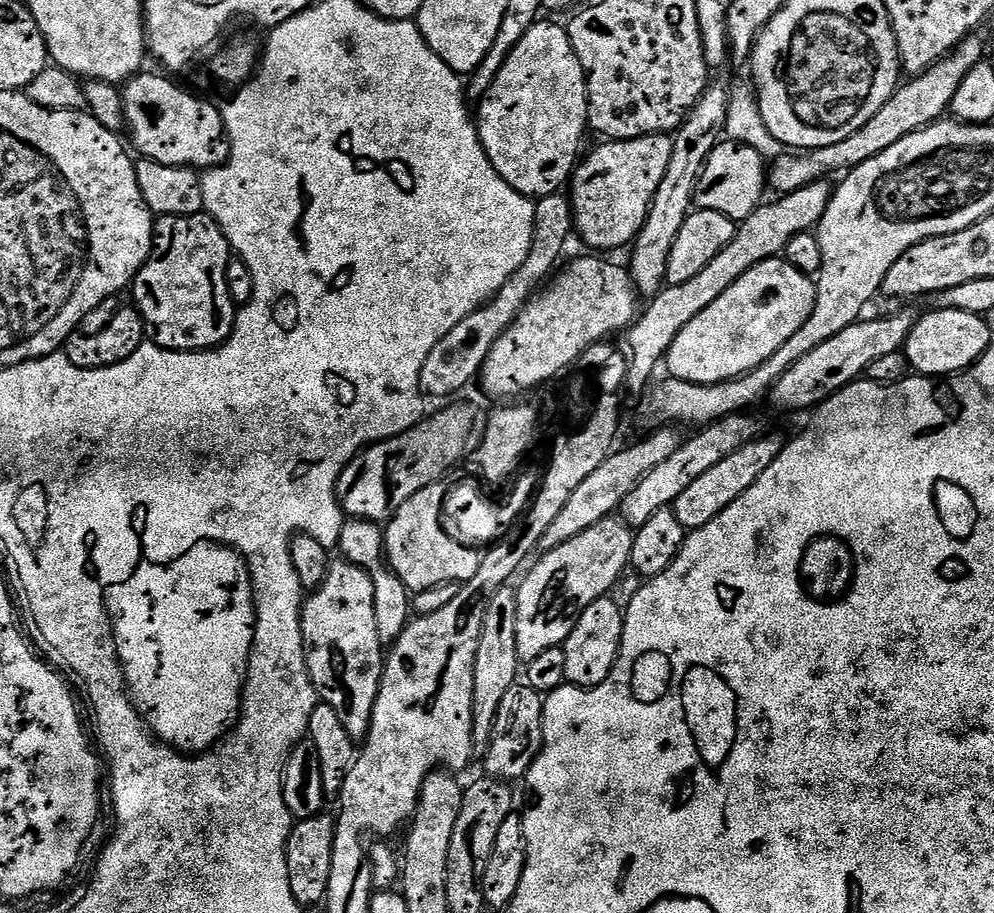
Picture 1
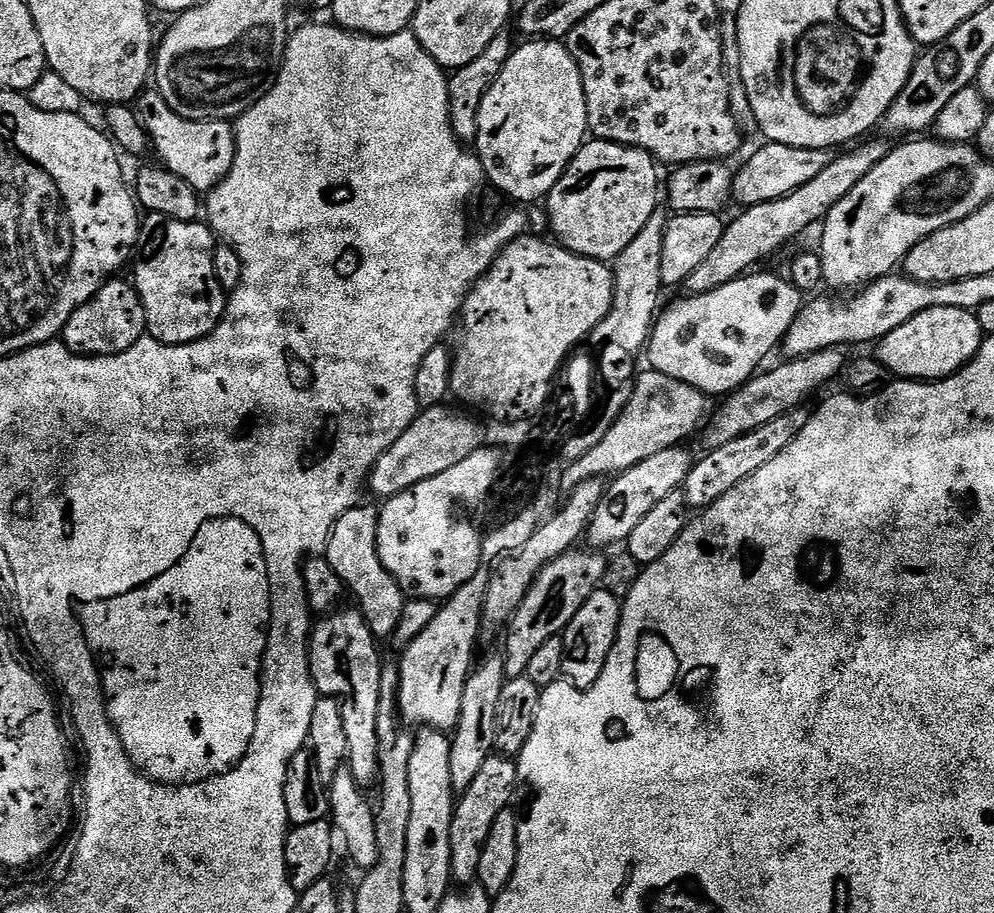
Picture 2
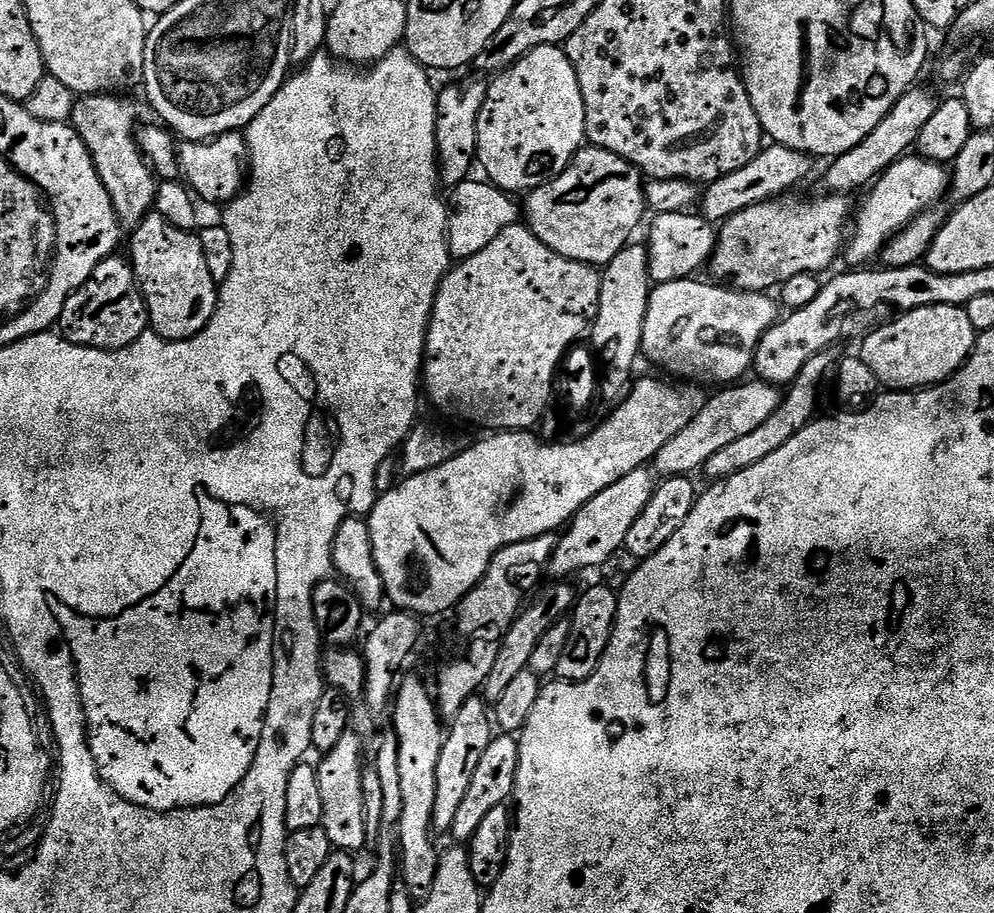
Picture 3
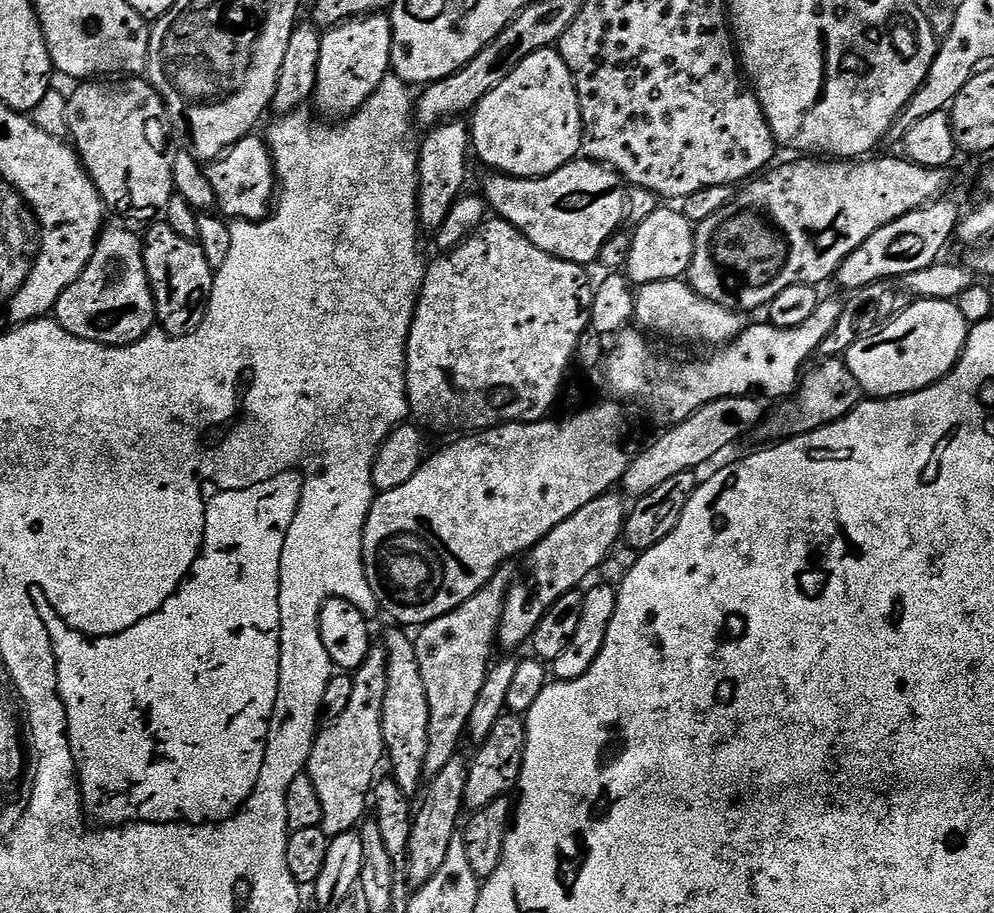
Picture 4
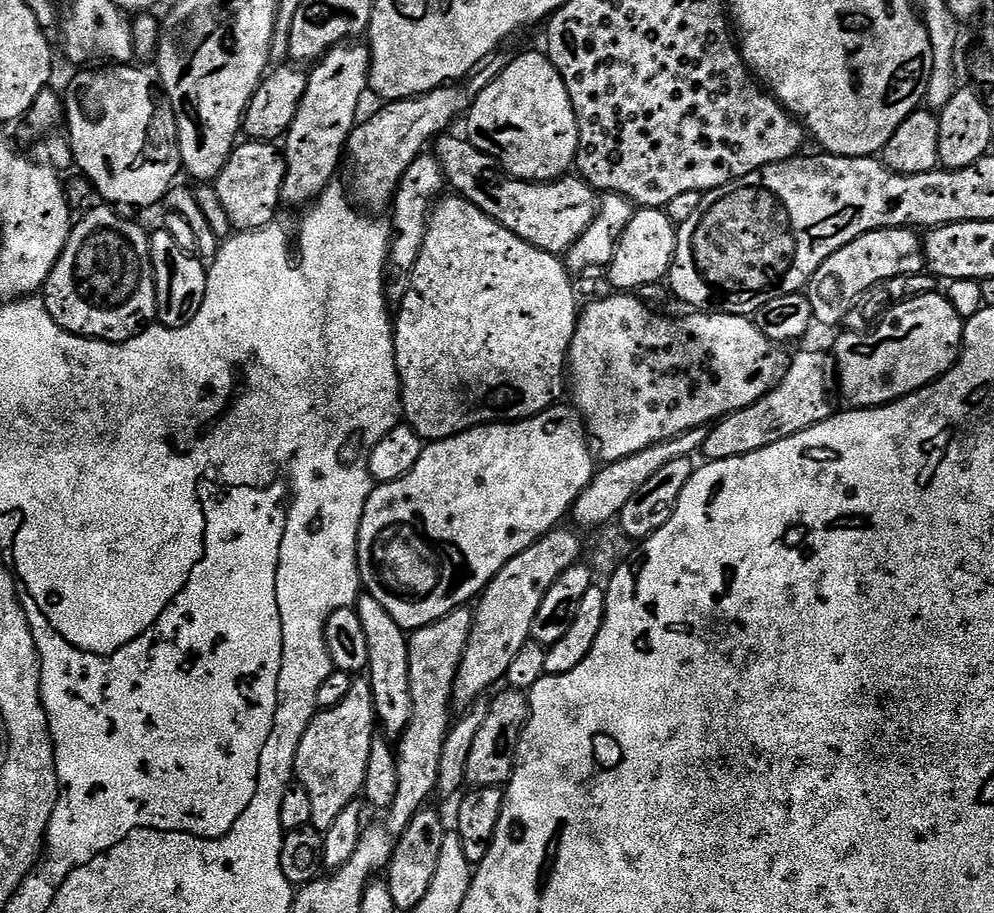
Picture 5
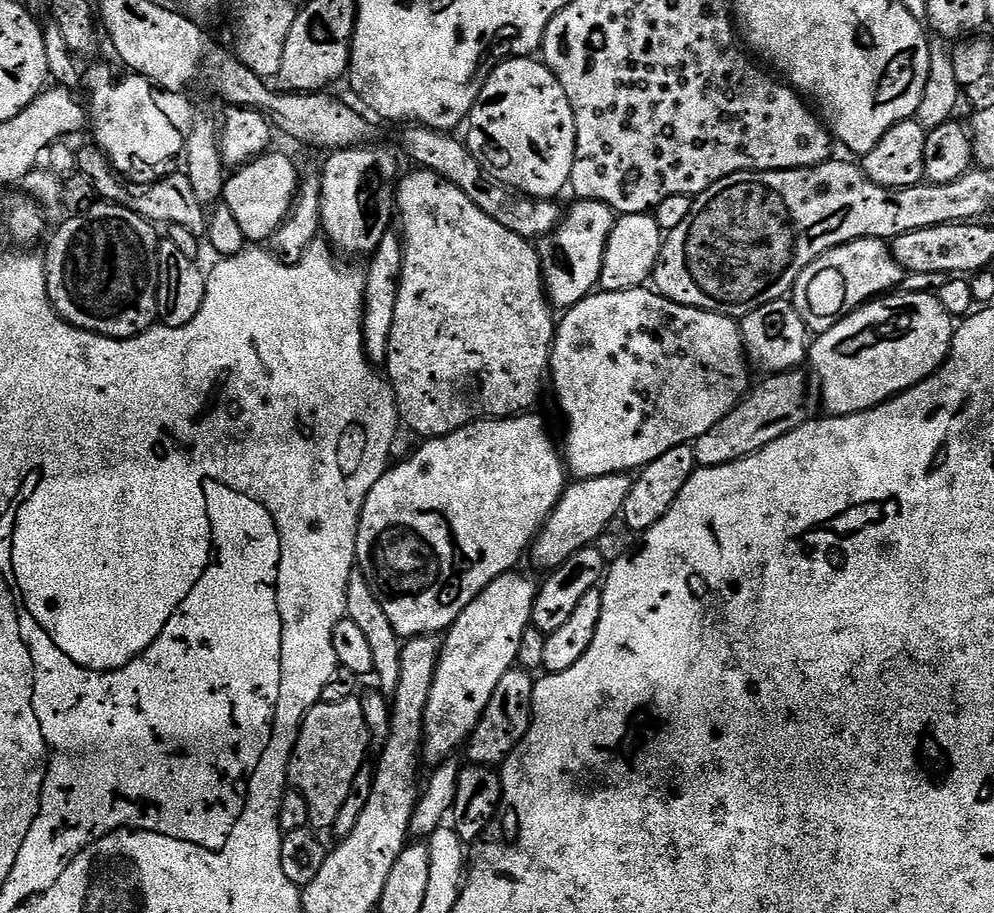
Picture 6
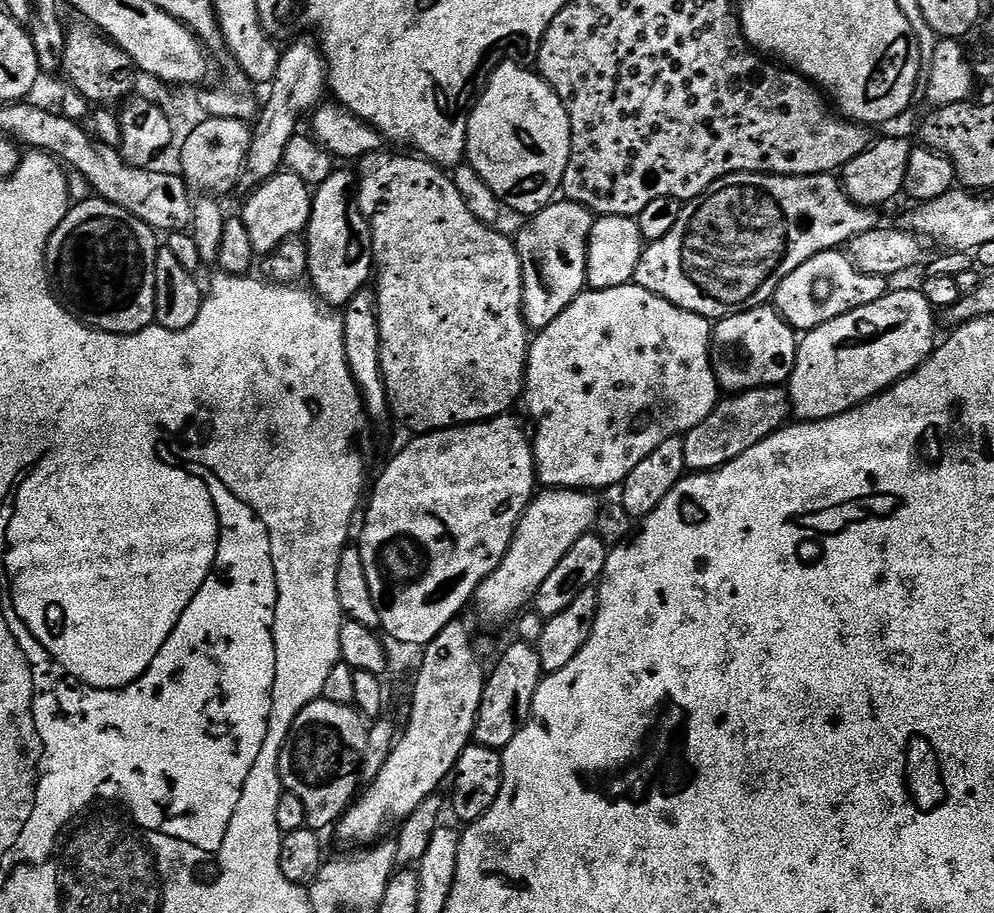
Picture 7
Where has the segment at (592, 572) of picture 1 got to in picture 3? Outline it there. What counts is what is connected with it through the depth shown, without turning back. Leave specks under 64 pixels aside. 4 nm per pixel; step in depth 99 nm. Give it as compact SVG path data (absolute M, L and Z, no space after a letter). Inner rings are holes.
M556 582L553 588L546 589L532 605L529 603L521 611L520 615L516 617L516 621L510 626L506 638L500 643L498 658L494 658L494 670L490 670L488 680L482 689L483 699L487 700L489 705L495 706L502 698L510 681L528 668L530 654L534 654L534 646L538 646L542 634L546 634L546 630L550 630L550 626L554 626L571 613L578 596L575 591L572 593L572 588L568 584L571 583Z

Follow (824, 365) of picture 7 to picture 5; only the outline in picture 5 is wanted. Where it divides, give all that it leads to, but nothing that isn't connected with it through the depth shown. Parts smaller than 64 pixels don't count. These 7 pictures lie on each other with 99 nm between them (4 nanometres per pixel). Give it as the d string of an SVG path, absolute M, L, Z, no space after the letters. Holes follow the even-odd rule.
M939 291L892 305L876 325L866 332L845 331L836 340L838 388L857 408L877 408L933 384L952 369L964 343L965 321Z

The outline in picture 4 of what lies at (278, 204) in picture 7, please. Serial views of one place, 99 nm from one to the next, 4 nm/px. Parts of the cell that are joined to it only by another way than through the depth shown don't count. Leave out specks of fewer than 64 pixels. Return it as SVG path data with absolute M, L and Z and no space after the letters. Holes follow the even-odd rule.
M256 134L242 137L223 156L211 161L206 173L210 186L214 188L216 208L229 221L250 220L255 222L268 219L270 209L274 204L274 197L278 192L278 181L276 167L272 164L272 153L269 152L267 143L261 137L260 140Z

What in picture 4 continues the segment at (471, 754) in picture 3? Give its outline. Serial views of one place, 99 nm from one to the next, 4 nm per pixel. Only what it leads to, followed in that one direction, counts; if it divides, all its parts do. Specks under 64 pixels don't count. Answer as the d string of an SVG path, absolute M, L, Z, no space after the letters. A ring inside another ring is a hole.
M455 758L446 762L446 766L442 766L442 770L438 770L438 774L427 781L422 792L424 801L421 802L420 809L419 806L415 809L411 818L407 873L408 884L413 889L426 886L426 882L430 882L434 874L438 874L442 862L446 862L446 854L450 851L450 838L458 835L460 812L465 811L464 791L468 777L468 764L461 760Z

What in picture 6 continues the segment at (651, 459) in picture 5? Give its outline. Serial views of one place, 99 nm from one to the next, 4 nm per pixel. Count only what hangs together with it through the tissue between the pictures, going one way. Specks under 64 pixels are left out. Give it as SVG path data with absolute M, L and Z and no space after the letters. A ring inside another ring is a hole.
M619 472L598 478L577 479L572 482L576 484L569 483L554 510L548 515L548 521L540 527L530 545L533 566L551 570L562 566L570 554L593 547L598 534L602 534L602 530L606 530L606 526L610 526L610 522L614 522L623 513L632 482L631 475Z

